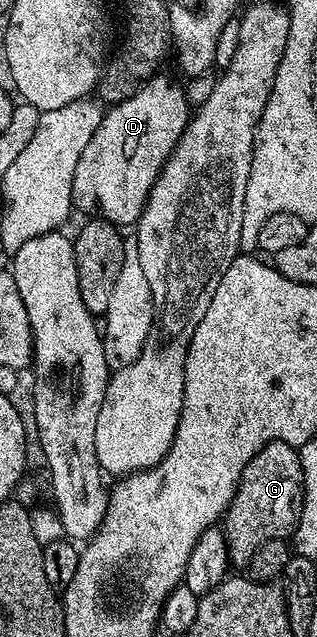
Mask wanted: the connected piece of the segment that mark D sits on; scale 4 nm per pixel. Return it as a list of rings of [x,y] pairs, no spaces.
[[[157,72],[126,100],[115,103],[105,109],[102,124],[98,124],[98,132],[90,136],[90,144],[78,159],[78,168],[74,168],[74,184],[72,185],[72,204],[77,211],[85,210],[85,215],[102,217],[114,223],[118,228],[131,227],[139,222],[140,213],[148,199],[148,194],[156,182],[156,177],[168,163],[172,149],[184,135],[190,117],[188,98],[184,90],[165,72]]]

